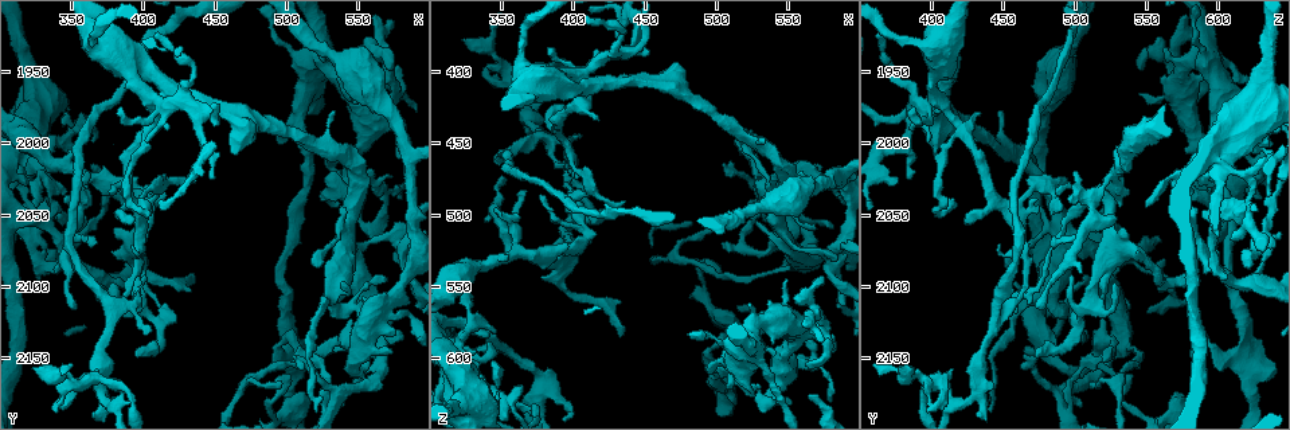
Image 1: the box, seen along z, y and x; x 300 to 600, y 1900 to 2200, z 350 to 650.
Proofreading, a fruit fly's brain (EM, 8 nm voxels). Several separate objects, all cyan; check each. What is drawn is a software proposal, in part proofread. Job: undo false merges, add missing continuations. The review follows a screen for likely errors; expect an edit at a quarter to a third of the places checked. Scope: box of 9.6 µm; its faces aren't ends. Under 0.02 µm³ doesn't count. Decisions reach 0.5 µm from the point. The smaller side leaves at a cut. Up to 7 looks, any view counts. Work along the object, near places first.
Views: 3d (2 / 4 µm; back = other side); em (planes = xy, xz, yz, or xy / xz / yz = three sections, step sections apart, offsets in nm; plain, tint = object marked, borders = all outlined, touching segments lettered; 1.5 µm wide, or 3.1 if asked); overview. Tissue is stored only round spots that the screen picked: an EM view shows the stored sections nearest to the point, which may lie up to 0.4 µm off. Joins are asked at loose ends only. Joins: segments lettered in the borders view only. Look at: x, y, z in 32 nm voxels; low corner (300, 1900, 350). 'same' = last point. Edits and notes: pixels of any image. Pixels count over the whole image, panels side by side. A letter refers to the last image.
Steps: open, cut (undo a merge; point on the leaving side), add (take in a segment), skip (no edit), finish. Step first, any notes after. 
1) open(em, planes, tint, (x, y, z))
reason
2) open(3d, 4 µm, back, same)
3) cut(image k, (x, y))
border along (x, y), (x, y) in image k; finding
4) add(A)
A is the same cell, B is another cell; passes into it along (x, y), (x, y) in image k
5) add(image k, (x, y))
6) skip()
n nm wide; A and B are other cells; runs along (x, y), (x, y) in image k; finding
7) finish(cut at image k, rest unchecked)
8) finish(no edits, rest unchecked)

open(3d, 2 µm, (438, 2026, 490))

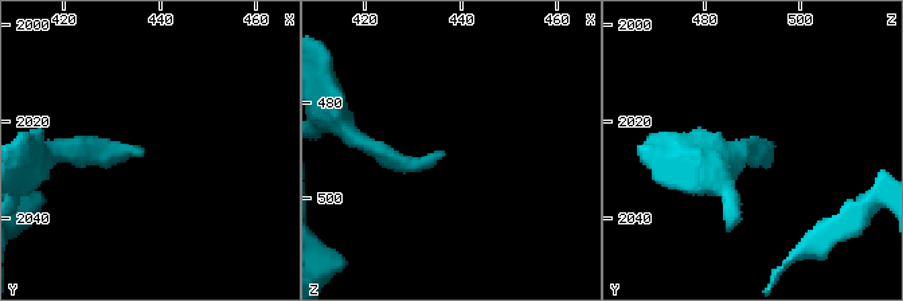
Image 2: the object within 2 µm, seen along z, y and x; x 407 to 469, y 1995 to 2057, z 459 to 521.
open(em, planes, borders, (436, 2027, 491))
need the tissue

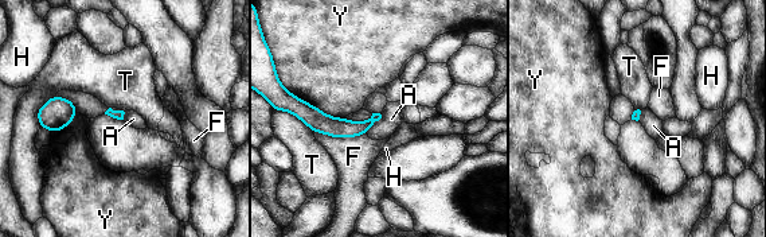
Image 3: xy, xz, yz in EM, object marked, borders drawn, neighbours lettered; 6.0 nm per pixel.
skip()
A, F, H, T and Y are other cells; no lettered segment goes on from it

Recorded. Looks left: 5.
open(em, xz, step 4, tint, (490, 2180, 532))
abrupt turn

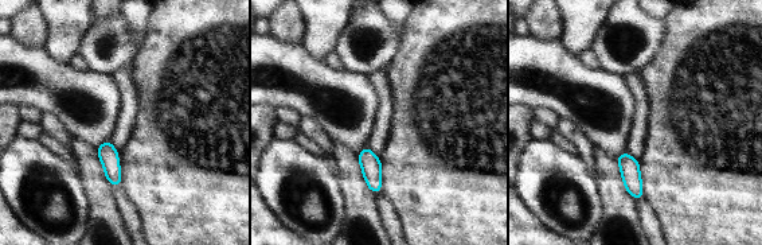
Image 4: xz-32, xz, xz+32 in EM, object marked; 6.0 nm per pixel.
open(em, planes, tint, same)

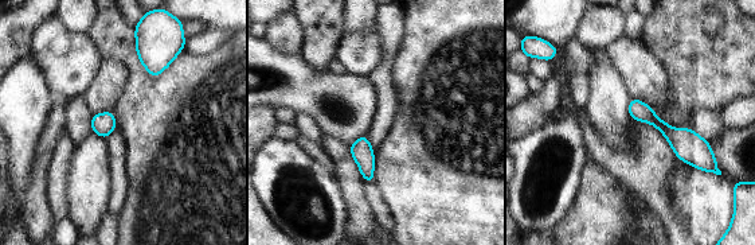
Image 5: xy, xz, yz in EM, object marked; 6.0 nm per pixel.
open(em, planes, borders, same)

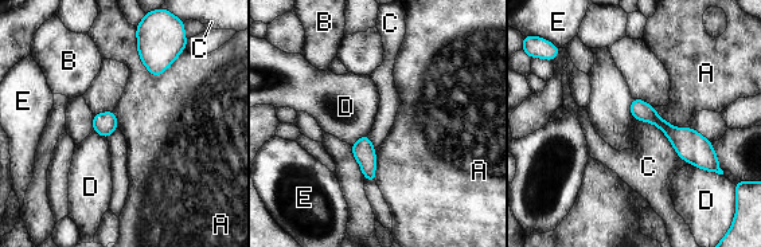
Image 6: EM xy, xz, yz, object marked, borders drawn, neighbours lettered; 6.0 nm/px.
skip()
60 nm wide; A, B, C, D and E are other cells; one cell here

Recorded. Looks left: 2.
open(em, planes, borders, (330, 2022, 574))
closes a loop

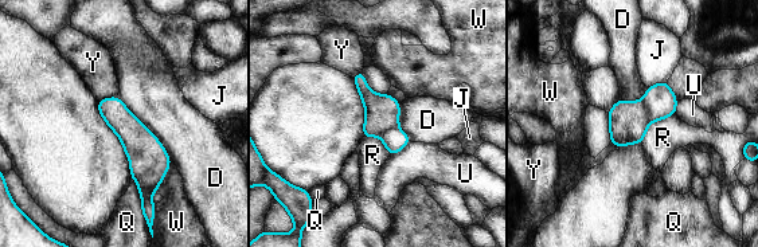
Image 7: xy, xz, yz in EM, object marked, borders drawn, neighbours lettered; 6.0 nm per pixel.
cut(image 7, (628, 121))
D, J, Q, R, U, W and Y are other cells; the part that leaves runs along (102, 102), (145, 152), (148, 191) in image 7; two cells meet here

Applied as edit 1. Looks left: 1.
finish(cut at image 7, rest unchecked)

